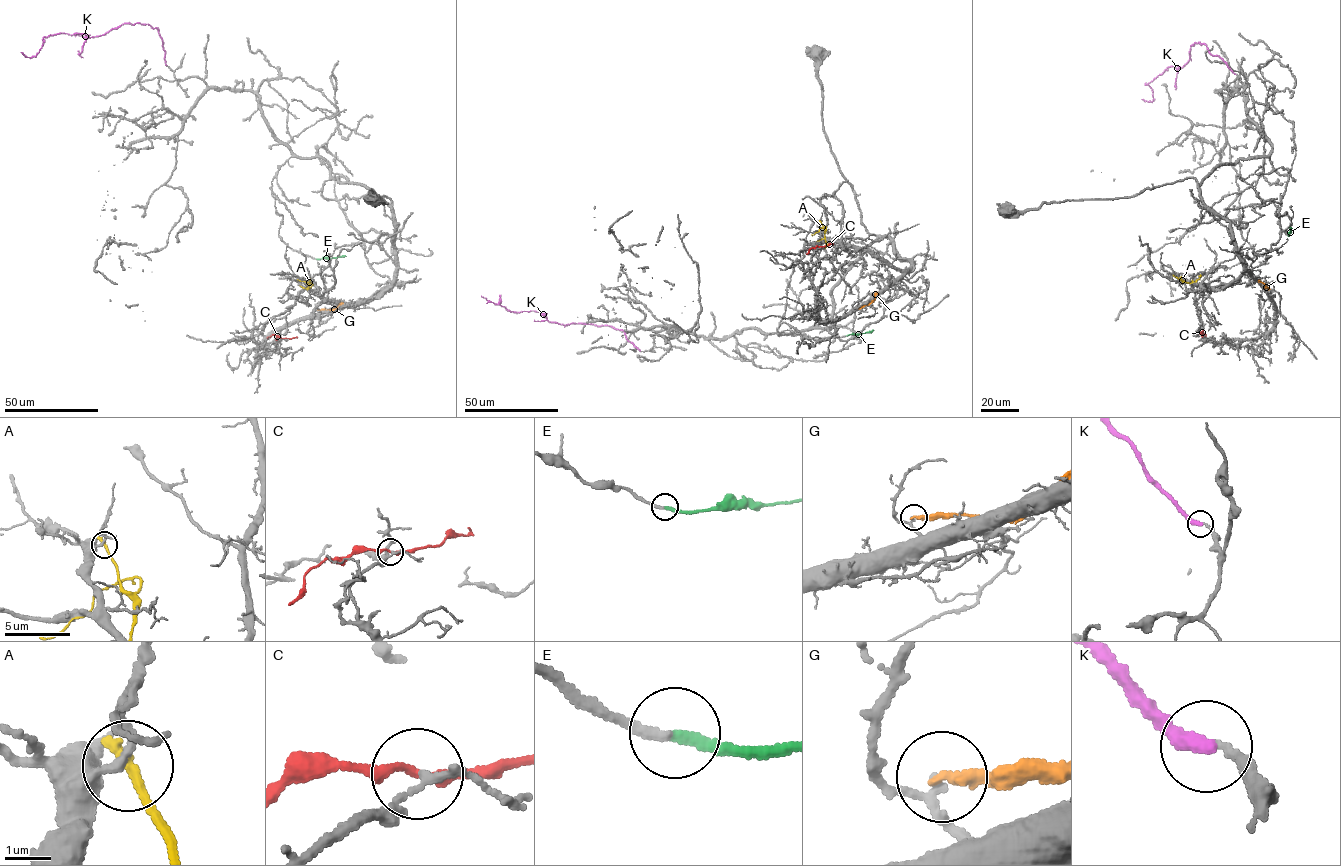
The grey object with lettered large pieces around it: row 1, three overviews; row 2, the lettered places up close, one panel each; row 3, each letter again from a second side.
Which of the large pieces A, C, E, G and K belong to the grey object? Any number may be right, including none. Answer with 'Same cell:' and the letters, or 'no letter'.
Same cell: C, E

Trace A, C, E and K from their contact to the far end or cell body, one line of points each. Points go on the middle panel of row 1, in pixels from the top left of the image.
A: (820, 221), (825, 230), (825, 248)
C: (821, 246), (811, 248), (807, 254)
E: (845, 336), (873, 330)
K: (640, 350), (621, 330), (550, 322), (544, 313), (514, 312), (501, 306), (500, 298), (494, 303), (481, 296)

